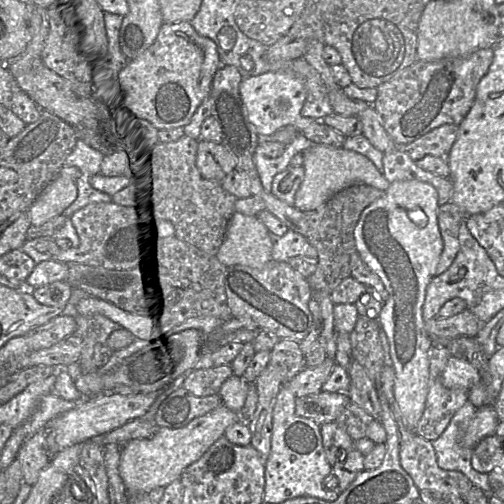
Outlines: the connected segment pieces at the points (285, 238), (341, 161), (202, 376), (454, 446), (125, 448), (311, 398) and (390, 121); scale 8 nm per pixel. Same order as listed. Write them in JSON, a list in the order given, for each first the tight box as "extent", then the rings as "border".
[{"extent":[270,229,318,263],"border":[[[289,229],[283,236],[270,233],[270,237],[272,241],[272,260],[288,263],[288,260],[293,257],[305,256],[318,261],[317,250],[303,235]]]},{"extent":[294,144,391,211],"border":[[[315,144],[304,151],[304,179],[295,195],[294,206],[301,211],[313,211],[341,190],[355,184],[365,184],[386,191],[391,183],[366,156],[344,147]]]},{"extent":[180,365,232,397],"border":[[[230,365],[191,371],[180,388],[197,397],[219,394],[223,383],[232,375]]]},{"extent":[432,401,490,496],"border":[[[467,401],[453,416],[441,436],[432,441],[432,445],[437,464],[441,469],[461,472],[474,486],[479,487],[487,496],[490,496],[488,474],[473,469],[471,463],[473,450],[461,445],[461,440],[477,410],[478,408]]]},{"extent":[119,404,241,502],"border":[[[224,404],[220,405],[216,409],[208,412],[207,414],[194,418],[191,420],[187,425],[181,428],[168,428],[168,427],[159,427],[157,430],[154,432],[154,434],[149,437],[149,438],[143,438],[143,439],[134,439],[126,443],[125,445],[122,446],[121,453],[120,453],[120,466],[119,466],[119,471],[120,471],[120,476],[123,480],[123,483],[125,485],[125,488],[128,492],[128,502],[129,502],[129,493],[149,493],[153,489],[157,487],[166,487],[169,485],[171,482],[173,482],[176,479],[179,479],[182,472],[192,463],[196,462],[198,459],[201,458],[201,456],[210,448],[211,445],[213,445],[221,436],[224,435],[226,429],[231,426],[232,424],[241,421],[241,415],[238,412],[232,411],[229,408],[227,408]]]},{"extent":[295,390,350,425],"border":[[[321,390],[296,398],[295,412],[298,416],[312,419],[322,425],[335,422],[350,402],[348,393]]]},{"extent":[373,48,493,148],"border":[[[493,48],[466,56],[433,61],[416,60],[393,79],[377,87],[373,104],[381,115],[385,130],[401,148],[444,124],[459,126],[470,111],[479,82],[493,61]]]}]

